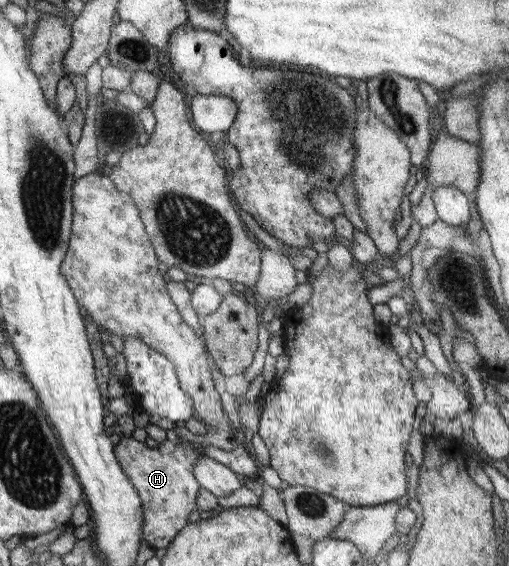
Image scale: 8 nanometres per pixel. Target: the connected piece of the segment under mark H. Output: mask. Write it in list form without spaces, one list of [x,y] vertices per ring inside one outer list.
[[[121,436],[114,447],[113,455],[140,501],[142,539],[154,550],[169,547],[173,537],[187,525],[187,515],[196,509],[200,485],[193,475],[193,466],[204,455],[202,448],[178,438],[177,444],[165,439],[154,449],[131,436]]]

